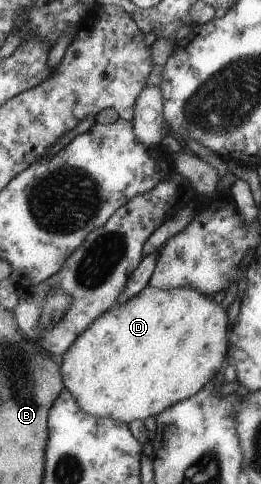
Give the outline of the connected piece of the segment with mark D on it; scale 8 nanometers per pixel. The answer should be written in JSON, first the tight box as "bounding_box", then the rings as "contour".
{"bounding_box":[61,285,227,423],"contour":[[[147,285],[141,292],[135,296],[117,303],[109,310],[101,313],[95,321],[92,322],[88,329],[85,329],[75,341],[72,342],[68,353],[65,353],[65,358],[61,359],[61,374],[63,375],[64,388],[67,389],[73,398],[80,405],[80,409],[85,414],[95,418],[109,418],[119,422],[130,423],[133,420],[145,420],[151,416],[159,416],[165,409],[171,408],[176,402],[184,401],[186,398],[197,394],[199,390],[203,389],[208,384],[209,380],[219,372],[219,368],[223,366],[225,360],[225,352],[227,352],[227,314],[225,310],[211,302],[208,295],[204,295],[201,291],[195,290],[191,287],[178,289],[161,290],[157,287]]]}

